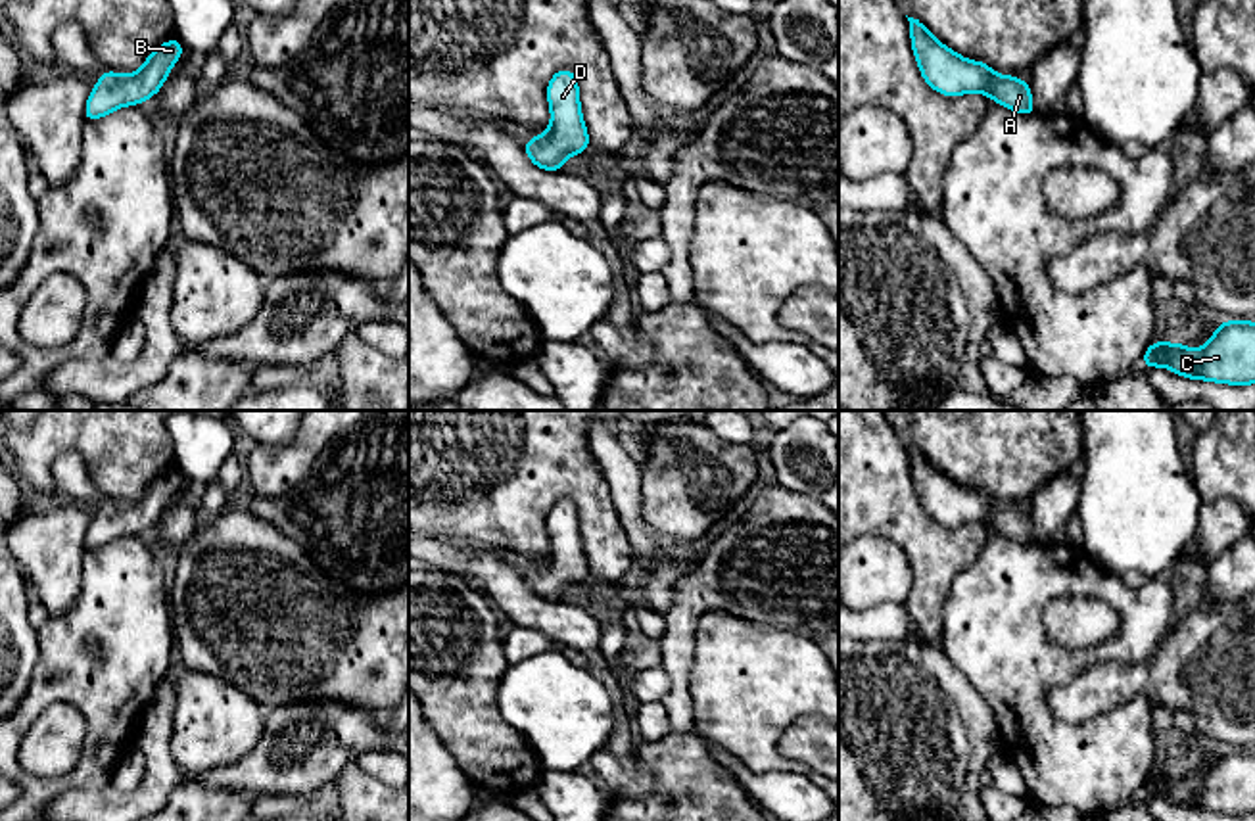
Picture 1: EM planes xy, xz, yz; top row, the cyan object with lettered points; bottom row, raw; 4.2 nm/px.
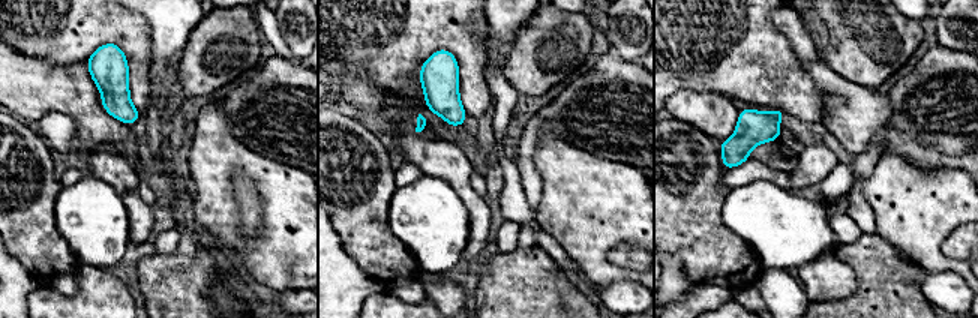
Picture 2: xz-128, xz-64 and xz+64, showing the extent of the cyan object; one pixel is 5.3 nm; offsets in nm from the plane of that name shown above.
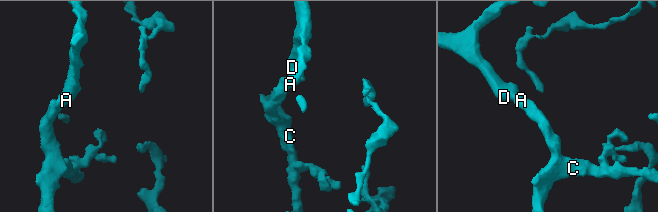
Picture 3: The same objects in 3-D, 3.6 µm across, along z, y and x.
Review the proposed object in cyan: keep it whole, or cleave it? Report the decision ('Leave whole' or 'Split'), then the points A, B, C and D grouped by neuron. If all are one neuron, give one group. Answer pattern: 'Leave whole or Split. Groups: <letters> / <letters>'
Leave whole. Groups: A B C D

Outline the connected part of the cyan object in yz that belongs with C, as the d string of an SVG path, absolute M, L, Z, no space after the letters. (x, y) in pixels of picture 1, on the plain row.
M1222 750L1201 779L1157 769L1146 779L1142 796L1171 798L1192 809L1255 813L1255 752Z

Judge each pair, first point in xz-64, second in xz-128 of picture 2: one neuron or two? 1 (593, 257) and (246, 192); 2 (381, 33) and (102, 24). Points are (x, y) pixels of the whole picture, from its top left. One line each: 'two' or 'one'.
1: two
2: one

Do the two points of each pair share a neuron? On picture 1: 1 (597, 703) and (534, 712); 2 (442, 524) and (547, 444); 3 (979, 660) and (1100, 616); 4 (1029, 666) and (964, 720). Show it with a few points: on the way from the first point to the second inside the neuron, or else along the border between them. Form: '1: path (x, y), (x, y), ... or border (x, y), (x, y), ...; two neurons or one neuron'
1: path (582, 708), (549, 708); one neuron
2: path (469, 501), (490, 501), (520, 470); one neuron
3: border (1050, 599), (1044, 635), (1064, 651), (1090, 647); two neurons
4: border (956, 668), (993, 716), (998, 745); two neurons

